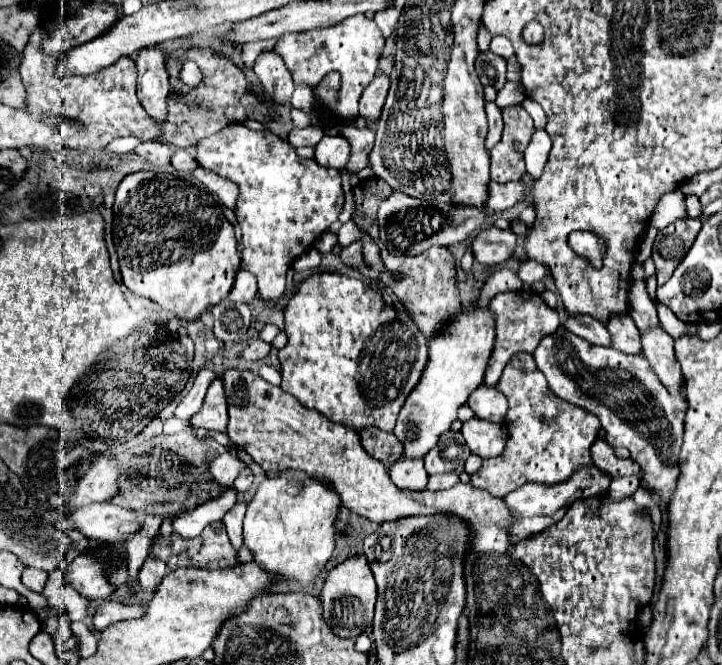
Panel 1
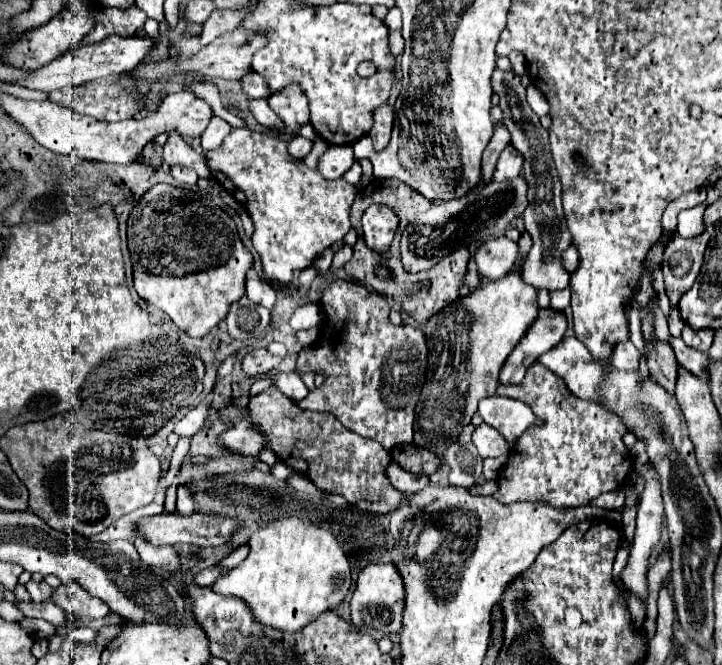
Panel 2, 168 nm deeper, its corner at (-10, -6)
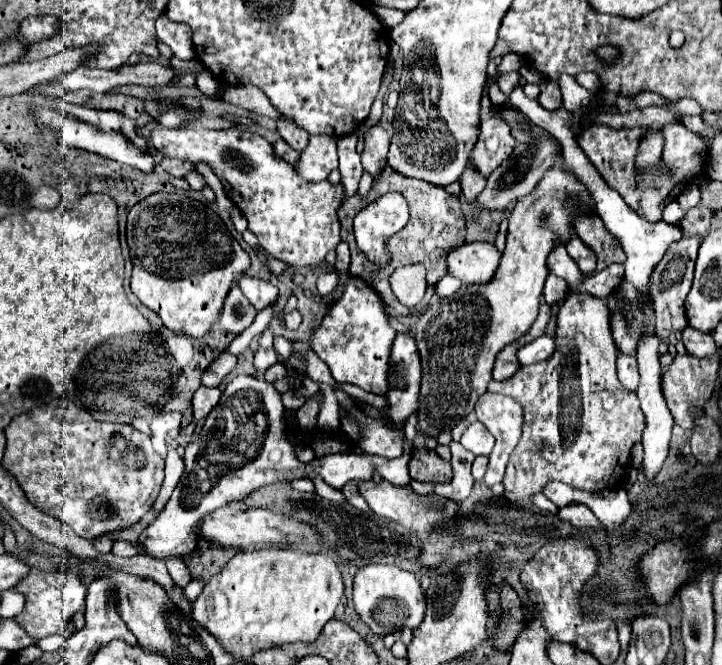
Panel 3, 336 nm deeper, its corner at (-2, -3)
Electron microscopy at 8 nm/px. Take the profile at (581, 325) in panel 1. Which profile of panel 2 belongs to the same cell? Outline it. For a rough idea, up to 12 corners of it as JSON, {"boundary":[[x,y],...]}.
{"boundary":[[632,342],[612,348],[612,364],[618,370],[636,372],[640,352]]}

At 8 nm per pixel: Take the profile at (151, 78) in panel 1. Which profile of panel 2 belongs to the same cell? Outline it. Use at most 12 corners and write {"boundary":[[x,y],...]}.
{"boundary":[[178,130],[168,132],[166,164],[192,164],[196,152]]}

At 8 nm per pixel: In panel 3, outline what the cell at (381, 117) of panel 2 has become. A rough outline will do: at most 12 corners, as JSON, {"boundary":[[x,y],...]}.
{"boundary":[[374,125],[366,135],[362,167],[374,179],[386,169],[388,133]]}

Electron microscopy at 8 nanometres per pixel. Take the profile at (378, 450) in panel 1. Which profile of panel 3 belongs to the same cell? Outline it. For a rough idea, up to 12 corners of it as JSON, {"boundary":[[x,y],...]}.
{"boundary":[[416,445],[410,477],[448,483],[452,467],[436,451]]}

